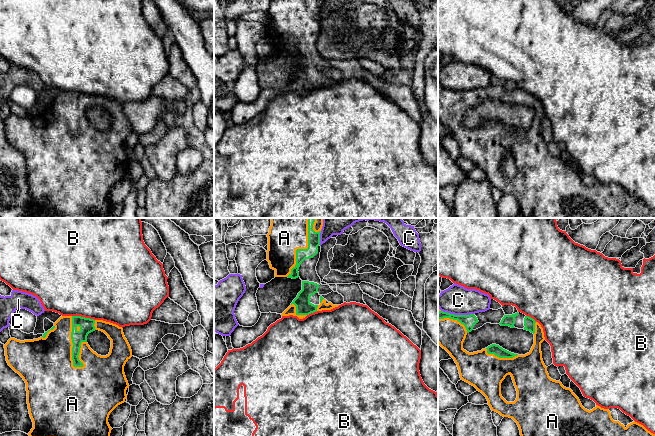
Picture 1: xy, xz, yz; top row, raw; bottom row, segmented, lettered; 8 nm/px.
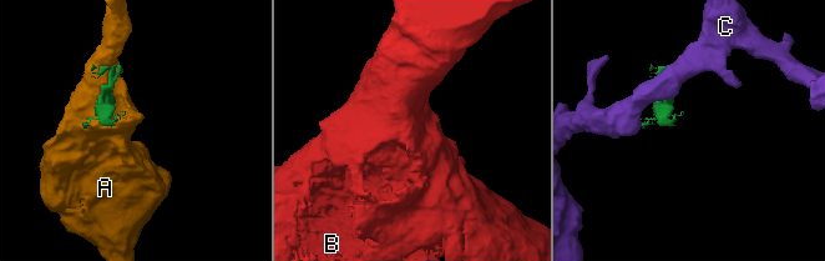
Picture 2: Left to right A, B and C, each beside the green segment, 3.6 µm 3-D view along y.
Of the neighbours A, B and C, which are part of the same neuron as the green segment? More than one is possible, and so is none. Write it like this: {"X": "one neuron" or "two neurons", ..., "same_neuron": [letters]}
{"A": "one neuron", "B": "two neurons", "C": "two neurons", "same_neuron": ["A"]}

